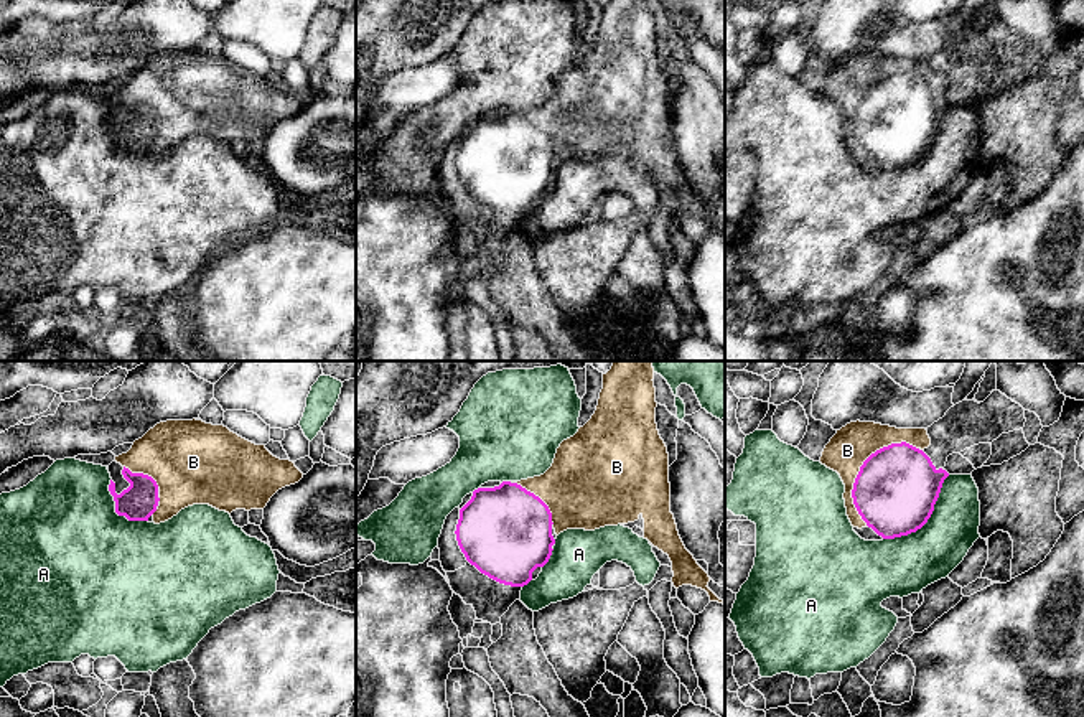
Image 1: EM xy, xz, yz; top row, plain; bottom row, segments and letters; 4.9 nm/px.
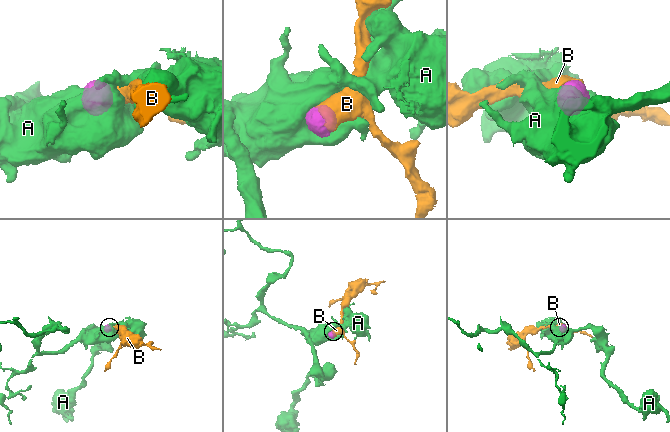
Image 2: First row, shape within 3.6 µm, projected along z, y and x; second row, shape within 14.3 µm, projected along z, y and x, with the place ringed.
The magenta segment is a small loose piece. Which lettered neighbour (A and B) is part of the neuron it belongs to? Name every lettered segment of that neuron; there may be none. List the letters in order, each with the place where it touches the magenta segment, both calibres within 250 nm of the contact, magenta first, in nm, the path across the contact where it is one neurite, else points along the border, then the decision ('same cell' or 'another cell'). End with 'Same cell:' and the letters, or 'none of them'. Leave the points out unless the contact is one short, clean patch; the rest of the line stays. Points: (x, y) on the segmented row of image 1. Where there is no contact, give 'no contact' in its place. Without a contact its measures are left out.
A: yz (928, 518) | 400/280 nm | another cell
B: yz (860, 467) | 400/200 nm | same cell
Same cell: B

